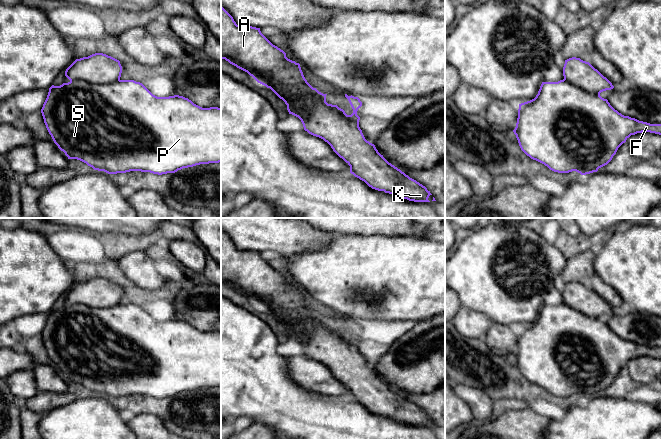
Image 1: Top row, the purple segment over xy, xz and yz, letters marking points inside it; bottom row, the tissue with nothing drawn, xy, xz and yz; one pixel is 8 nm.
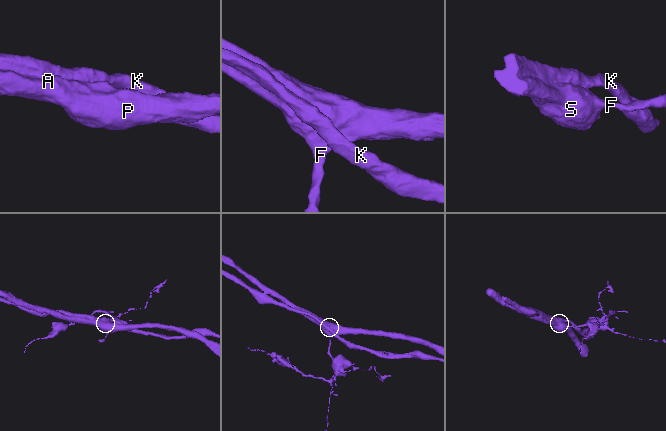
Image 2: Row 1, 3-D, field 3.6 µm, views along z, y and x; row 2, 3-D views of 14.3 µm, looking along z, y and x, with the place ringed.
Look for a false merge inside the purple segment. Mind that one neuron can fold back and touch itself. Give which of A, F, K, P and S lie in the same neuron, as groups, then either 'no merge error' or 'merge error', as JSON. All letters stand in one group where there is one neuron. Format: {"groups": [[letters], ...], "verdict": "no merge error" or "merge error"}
{"groups": [["A", "F", "P", "S"], ["K"]], "verdict": "merge error"}

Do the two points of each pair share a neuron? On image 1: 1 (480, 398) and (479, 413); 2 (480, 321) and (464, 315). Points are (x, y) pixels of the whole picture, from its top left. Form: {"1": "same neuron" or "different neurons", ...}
{"1": "same neuron", "2": "same neuron"}

